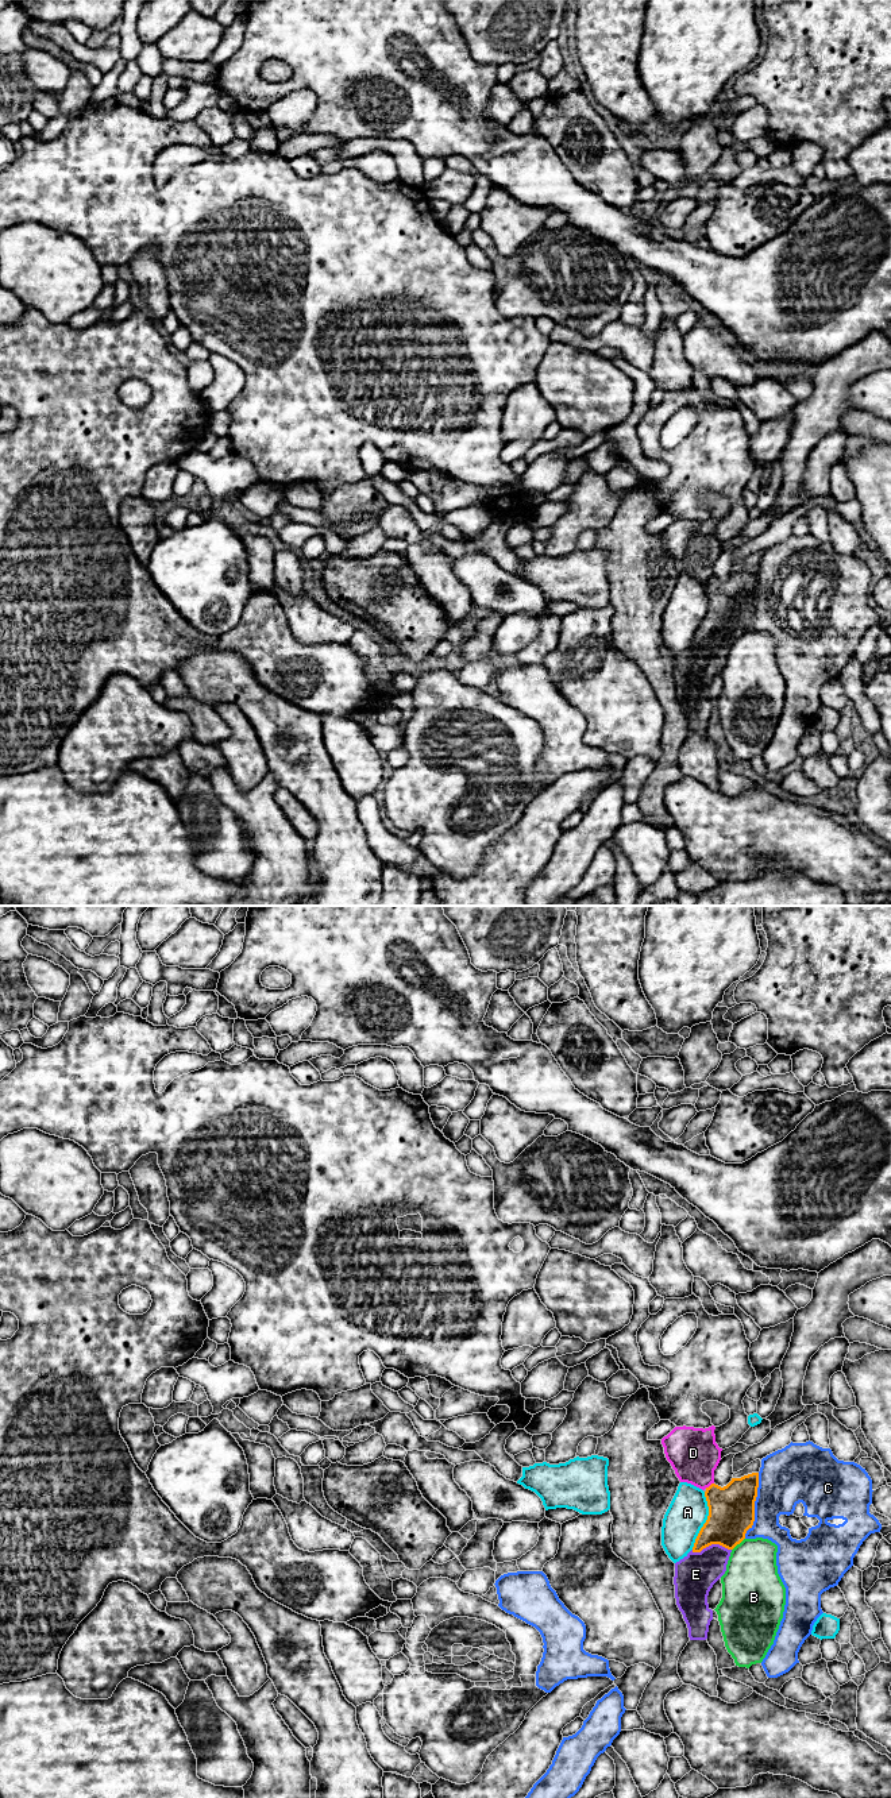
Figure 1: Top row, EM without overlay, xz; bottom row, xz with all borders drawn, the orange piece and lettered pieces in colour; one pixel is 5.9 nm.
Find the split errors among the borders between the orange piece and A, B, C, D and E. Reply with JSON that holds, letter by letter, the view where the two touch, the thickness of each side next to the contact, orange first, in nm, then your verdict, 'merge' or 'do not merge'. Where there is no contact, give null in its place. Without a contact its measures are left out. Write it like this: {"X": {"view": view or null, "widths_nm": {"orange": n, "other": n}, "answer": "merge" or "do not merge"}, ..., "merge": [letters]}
{"A": {"view": "xz", "widths_nm": {"orange": 280, "other": 240}, "answer": "do not merge"}, "B": {"view": "xz", "widths_nm": {"orange": 280, "other": 340}, "answer": "do not merge"}, "C": {"view": "xz", "widths_nm": {"orange": 280, "other": 320}, "answer": "do not merge"}, "D": {"view": "xz", "widths_nm": {"orange": 280, "other": 300}, "answer": "do not merge"}, "E": {"view": "xz", "widths_nm": {"orange": 280, "other": 240}, "answer": "merge"}, "merge": ["E"]}

